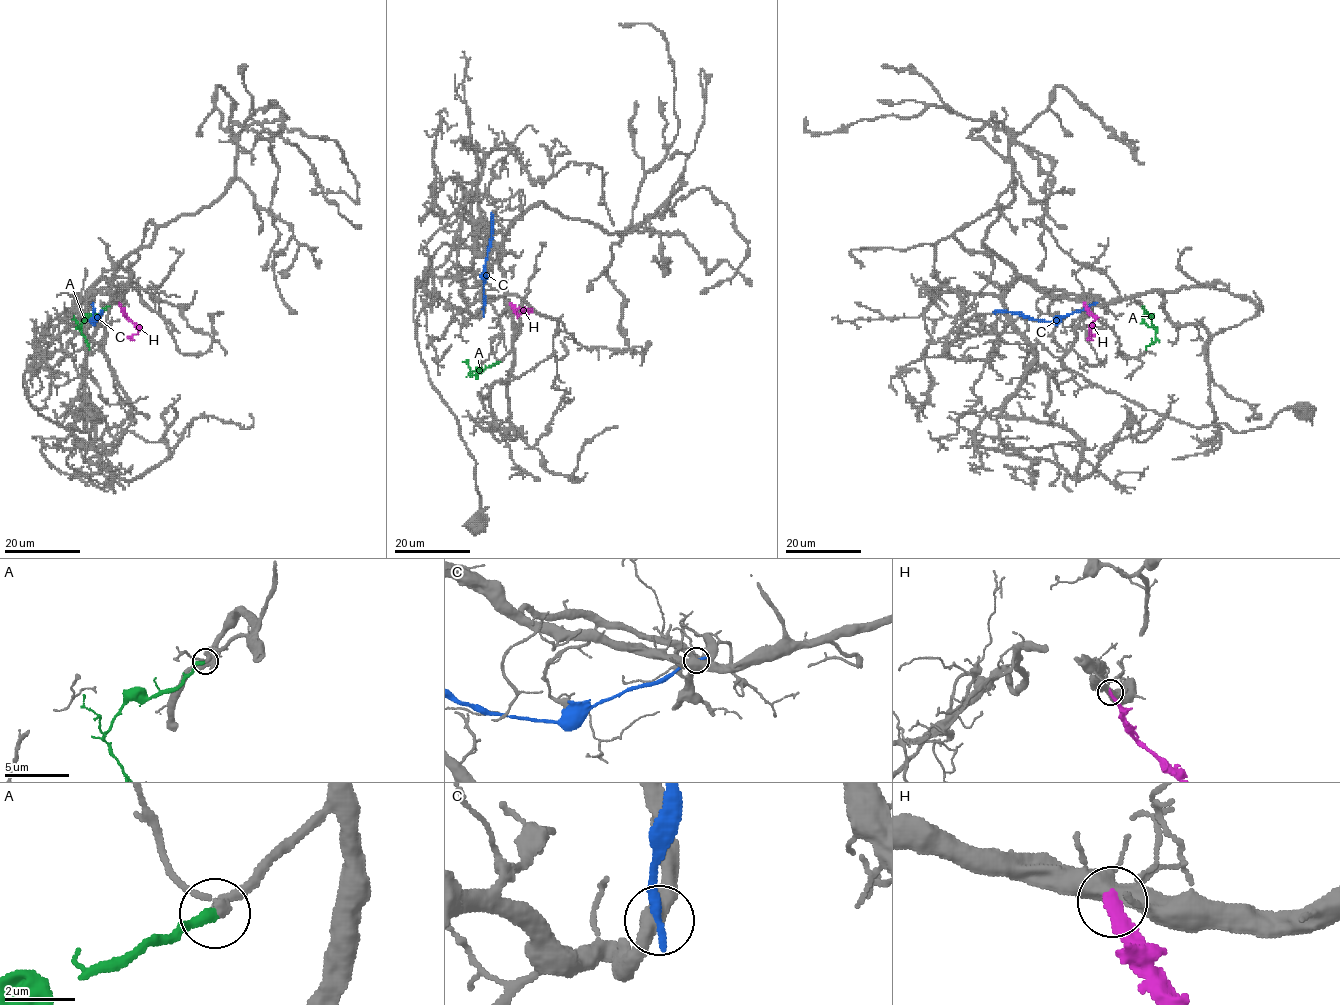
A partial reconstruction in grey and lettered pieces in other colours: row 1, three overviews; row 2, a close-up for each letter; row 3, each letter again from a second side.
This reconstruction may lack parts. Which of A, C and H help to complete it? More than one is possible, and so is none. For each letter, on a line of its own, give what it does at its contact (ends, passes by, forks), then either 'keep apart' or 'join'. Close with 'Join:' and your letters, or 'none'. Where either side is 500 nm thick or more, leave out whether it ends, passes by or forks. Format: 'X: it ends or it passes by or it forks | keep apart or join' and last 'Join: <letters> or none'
A: it ends | join
C: it ends | keep apart
H: it ends | keep apart
Join: A

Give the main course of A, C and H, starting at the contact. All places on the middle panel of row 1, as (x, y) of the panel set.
A: (500, 361), (477, 369), (469, 374), (471, 376), (480, 366)
C: (484, 313), (484, 277), (491, 237), (491, 213)
H: (509, 303), (518, 315), (530, 310), (519, 308), (515, 314)

